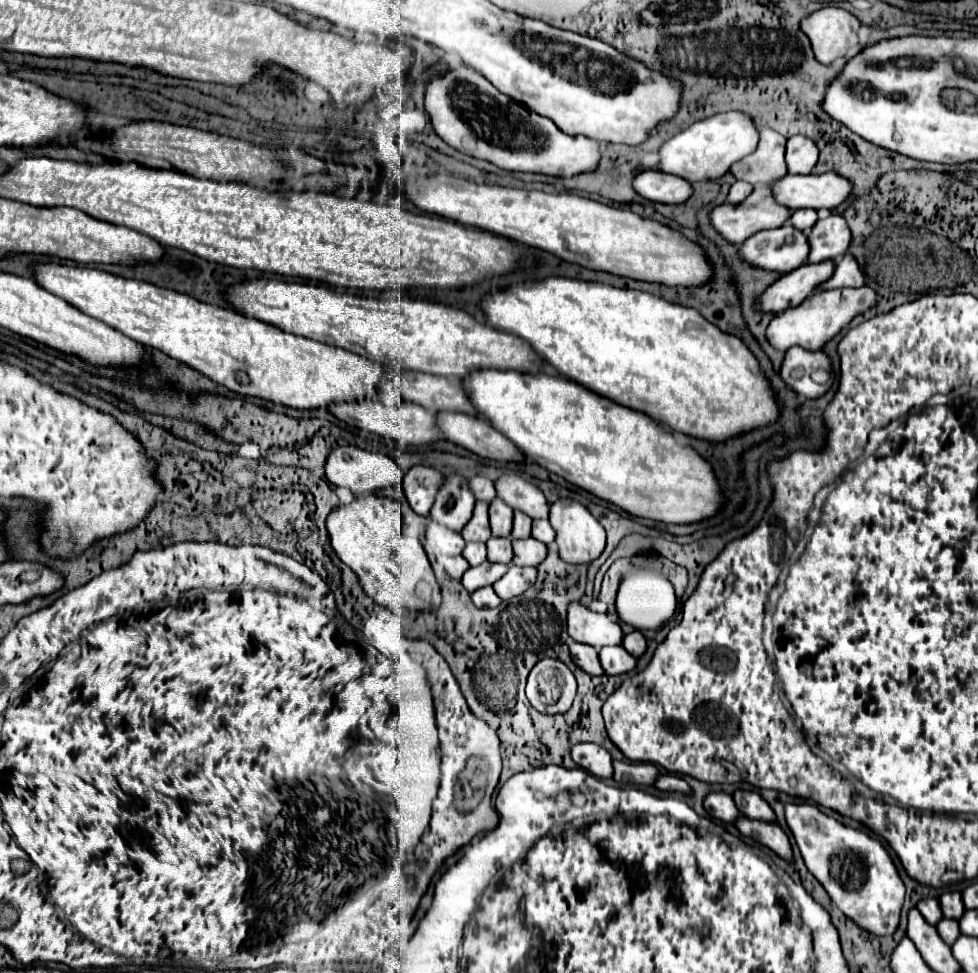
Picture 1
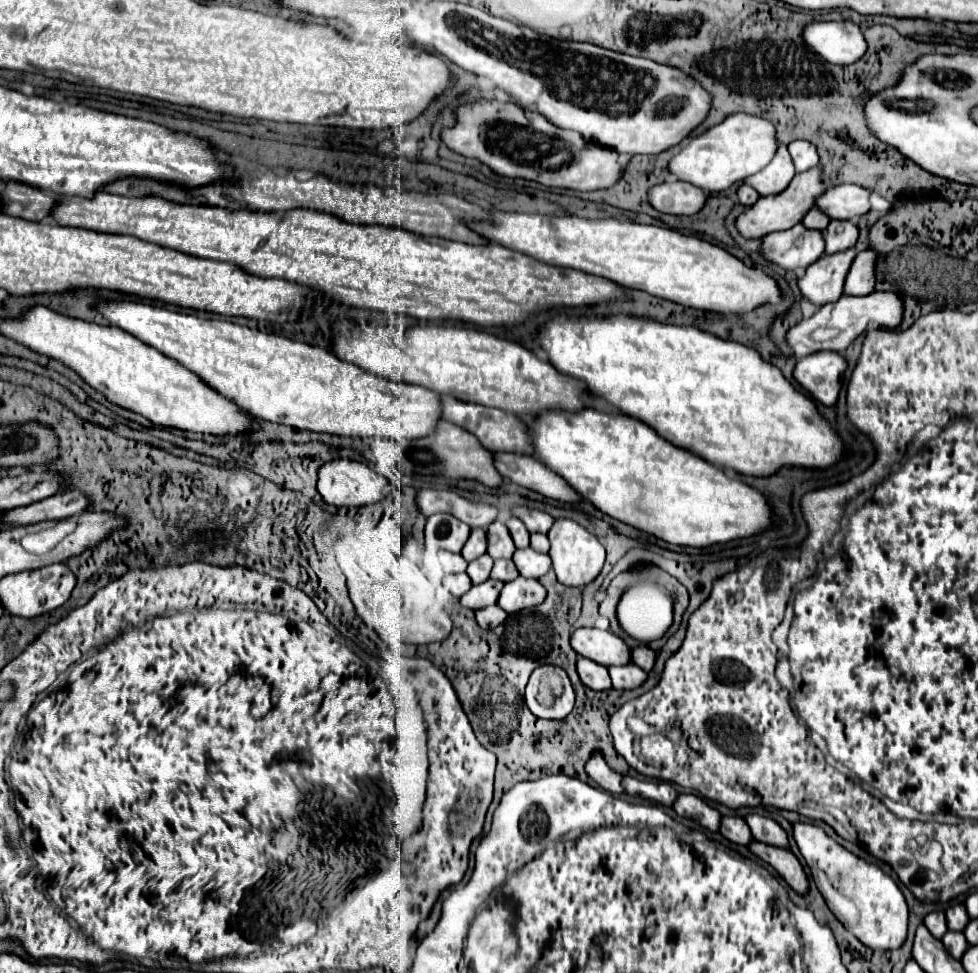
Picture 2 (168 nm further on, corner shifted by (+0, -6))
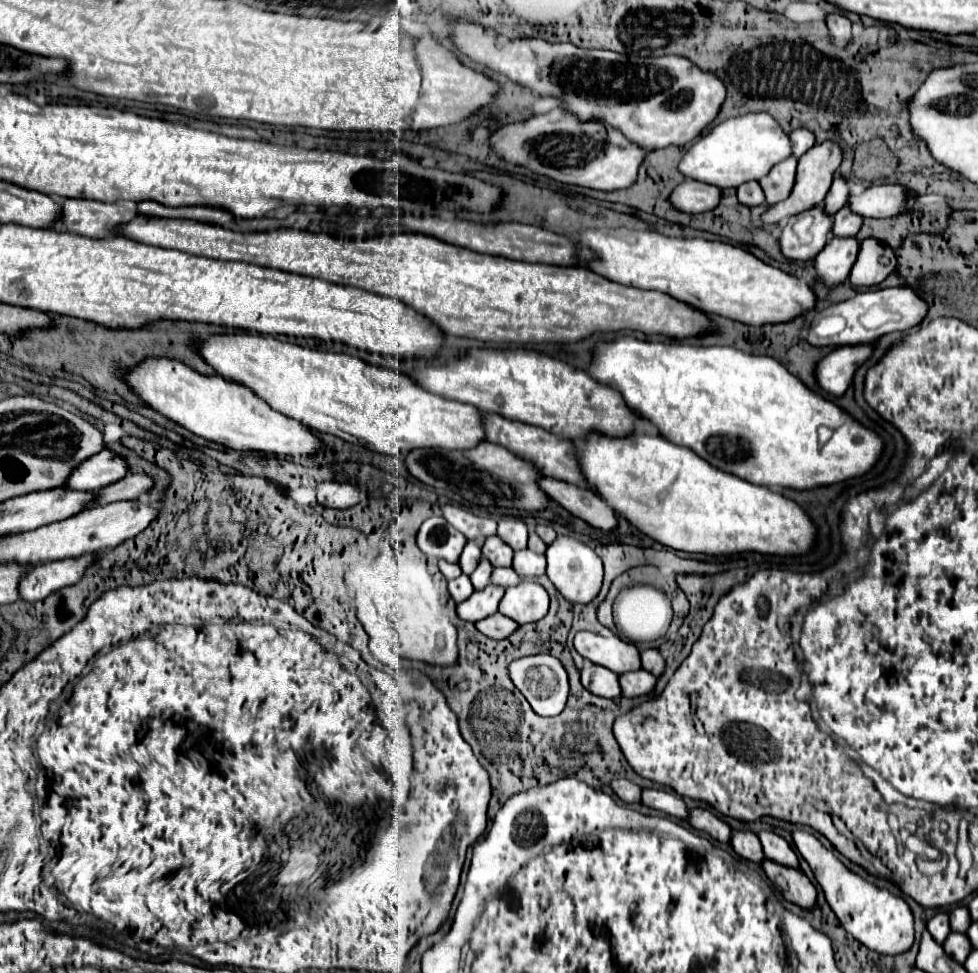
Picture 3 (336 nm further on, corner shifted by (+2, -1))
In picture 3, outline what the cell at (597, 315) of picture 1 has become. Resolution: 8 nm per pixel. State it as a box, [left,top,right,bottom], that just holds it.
[589,337,885,491]

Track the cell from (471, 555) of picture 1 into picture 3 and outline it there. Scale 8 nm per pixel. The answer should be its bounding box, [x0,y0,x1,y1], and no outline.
[471,559,493,591]

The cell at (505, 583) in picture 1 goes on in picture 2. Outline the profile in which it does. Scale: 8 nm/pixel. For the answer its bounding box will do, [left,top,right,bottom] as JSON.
[497,576,545,614]

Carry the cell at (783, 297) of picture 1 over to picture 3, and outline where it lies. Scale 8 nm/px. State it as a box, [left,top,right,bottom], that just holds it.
[815,237,859,287]

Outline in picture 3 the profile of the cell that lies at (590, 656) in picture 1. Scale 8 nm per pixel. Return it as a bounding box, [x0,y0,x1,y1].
[581,665,621,699]

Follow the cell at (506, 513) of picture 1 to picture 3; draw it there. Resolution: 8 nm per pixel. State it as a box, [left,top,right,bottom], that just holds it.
[483,535,513,567]

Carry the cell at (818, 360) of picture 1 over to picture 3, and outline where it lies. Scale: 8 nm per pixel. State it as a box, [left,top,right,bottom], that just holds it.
[815,345,873,395]

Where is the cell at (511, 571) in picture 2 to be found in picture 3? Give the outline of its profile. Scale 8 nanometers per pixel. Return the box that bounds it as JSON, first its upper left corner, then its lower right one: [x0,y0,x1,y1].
[491,567,521,587]

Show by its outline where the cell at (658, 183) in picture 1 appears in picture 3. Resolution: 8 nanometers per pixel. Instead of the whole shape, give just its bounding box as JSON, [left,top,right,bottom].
[671,179,721,213]

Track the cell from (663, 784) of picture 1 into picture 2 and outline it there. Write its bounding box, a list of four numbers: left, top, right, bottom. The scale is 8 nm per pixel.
[673,794,721,832]

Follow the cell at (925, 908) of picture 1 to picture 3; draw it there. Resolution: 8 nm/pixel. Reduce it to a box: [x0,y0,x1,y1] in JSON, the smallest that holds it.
[927,913,951,943]

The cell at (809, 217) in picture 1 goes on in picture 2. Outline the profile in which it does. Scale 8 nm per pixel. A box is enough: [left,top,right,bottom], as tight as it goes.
[803,208,829,230]

